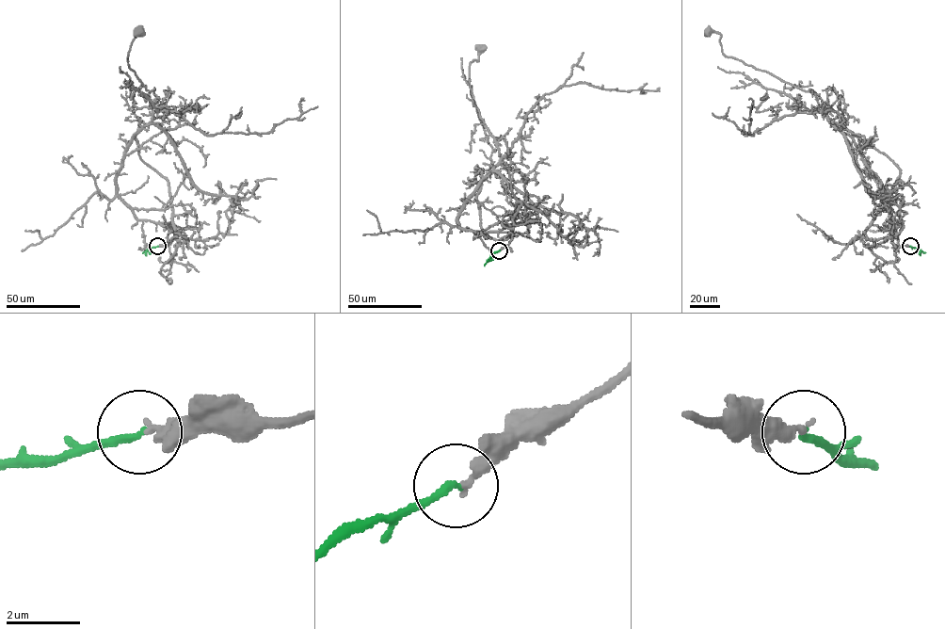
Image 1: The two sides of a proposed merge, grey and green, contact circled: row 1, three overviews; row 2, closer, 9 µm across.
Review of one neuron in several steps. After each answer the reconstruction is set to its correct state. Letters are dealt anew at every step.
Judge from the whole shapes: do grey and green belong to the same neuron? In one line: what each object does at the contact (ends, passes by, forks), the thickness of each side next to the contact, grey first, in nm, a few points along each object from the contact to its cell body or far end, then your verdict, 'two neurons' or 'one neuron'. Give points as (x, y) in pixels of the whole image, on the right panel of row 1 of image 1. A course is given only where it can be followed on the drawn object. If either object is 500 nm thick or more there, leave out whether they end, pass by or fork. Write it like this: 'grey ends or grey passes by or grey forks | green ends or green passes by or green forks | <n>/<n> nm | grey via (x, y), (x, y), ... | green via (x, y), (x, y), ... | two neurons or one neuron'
grey ends | green ends | 280/190 nm | grey via (910, 246), (887, 262), (862, 240), (897, 166), (829, 121), (815, 92), (727, 56), (720, 35), (708, 32) | green via (910, 246), (925, 252) | two neurons

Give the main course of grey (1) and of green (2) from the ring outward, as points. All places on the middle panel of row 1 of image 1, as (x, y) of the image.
1: (500, 250), (521, 204), (506, 238), (484, 232), (476, 194), (492, 146), (469, 79), (481, 48)
2: (499, 250), (484, 266)

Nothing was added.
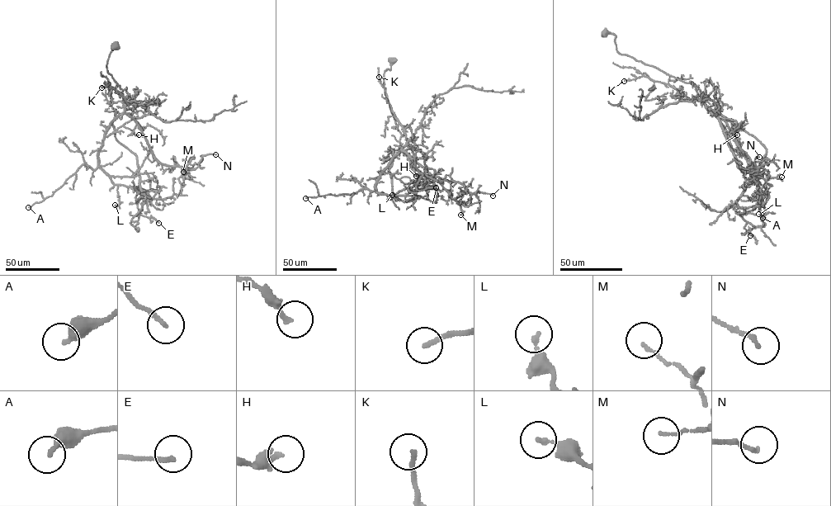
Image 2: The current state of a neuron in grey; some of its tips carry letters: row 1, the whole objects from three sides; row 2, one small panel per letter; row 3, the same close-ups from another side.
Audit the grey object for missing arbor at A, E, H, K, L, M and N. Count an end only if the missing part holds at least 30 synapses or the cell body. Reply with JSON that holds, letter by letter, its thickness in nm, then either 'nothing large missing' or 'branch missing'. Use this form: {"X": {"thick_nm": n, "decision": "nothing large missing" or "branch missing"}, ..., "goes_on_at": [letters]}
{"A": {"thick_nm": 240, "decision": "nothing large missing"}, "E": {"thick_nm": 180, "decision": "nothing large missing"}, "H": {"thick_nm": 180, "decision": "nothing large missing"}, "K": {"thick_nm": 180, "decision": "branch missing"}, "L": {"thick_nm": 200, "decision": "nothing large missing"}, "M": {"thick_nm": 90, "decision": "nothing large missing"}, "N": {"thick_nm": 160, "decision": "nothing large missing"}, "goes_on_at": ["K"]}

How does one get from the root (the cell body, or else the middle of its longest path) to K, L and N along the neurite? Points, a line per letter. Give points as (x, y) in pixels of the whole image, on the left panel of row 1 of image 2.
K: (115, 46), (110, 54), (106, 68), (124, 89), (125, 104), (129, 104), (109, 83), (101, 87)
L: (115, 46), (106, 68), (124, 89), (125, 110), (109, 125), (98, 154), (101, 168), (118, 186), (115, 205)
N: (115, 46), (107, 72), (124, 89), (125, 112), (153, 156), (163, 164), (194, 169), (202, 156), (215, 154)

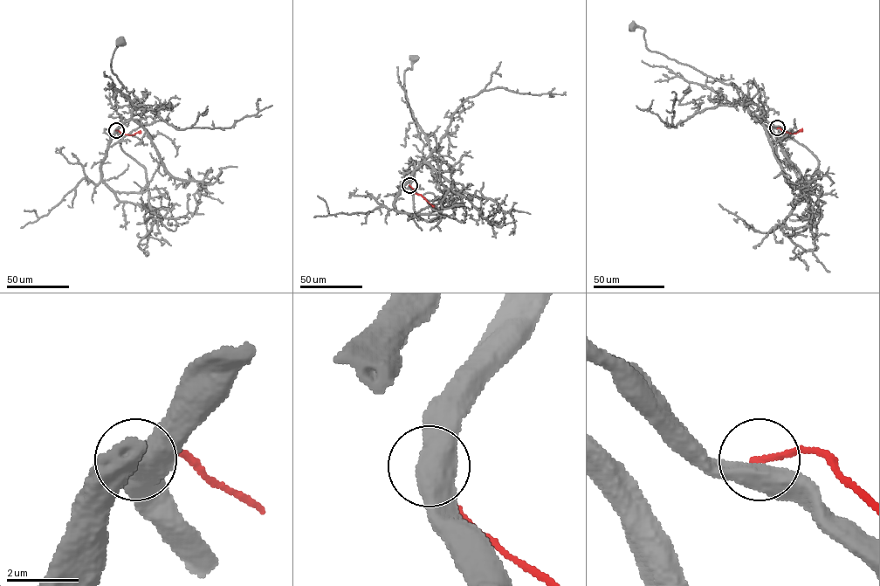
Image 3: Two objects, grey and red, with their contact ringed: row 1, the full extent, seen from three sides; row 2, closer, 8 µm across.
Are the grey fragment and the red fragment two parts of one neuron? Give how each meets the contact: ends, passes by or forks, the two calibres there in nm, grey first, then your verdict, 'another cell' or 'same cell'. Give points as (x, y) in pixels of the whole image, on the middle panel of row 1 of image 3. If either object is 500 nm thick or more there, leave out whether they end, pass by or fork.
calibres 550 and 160 nm; another cell

